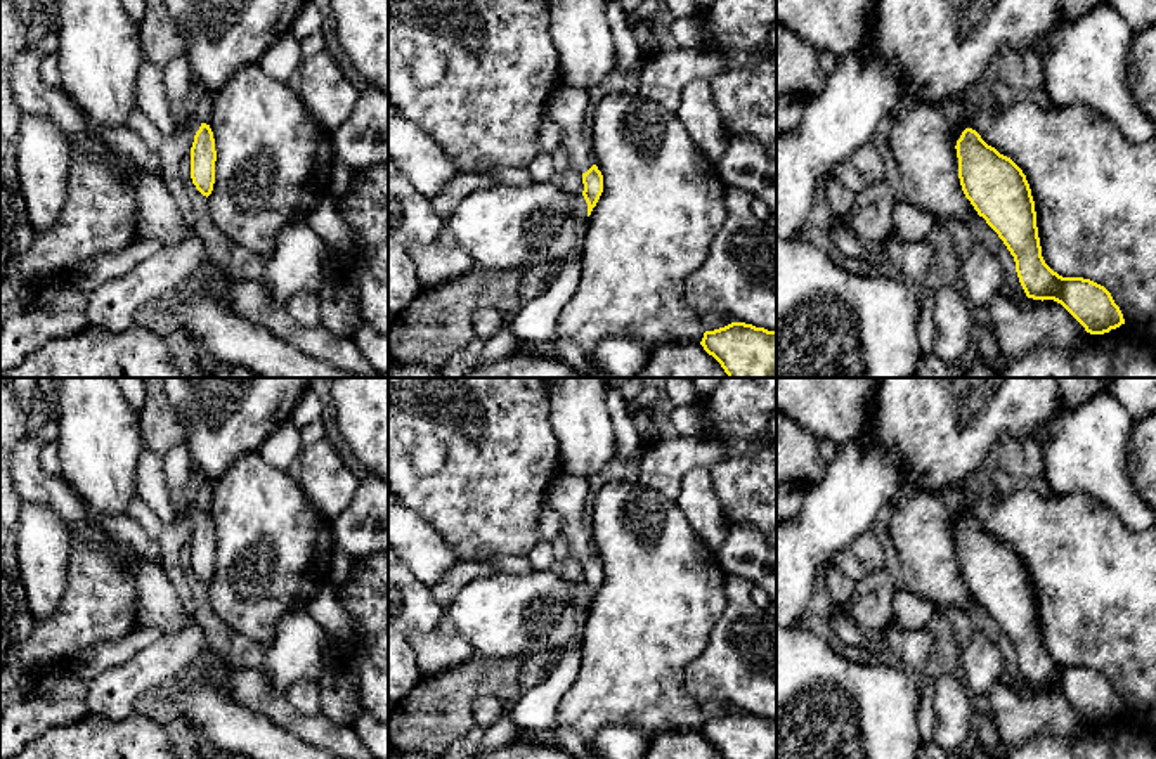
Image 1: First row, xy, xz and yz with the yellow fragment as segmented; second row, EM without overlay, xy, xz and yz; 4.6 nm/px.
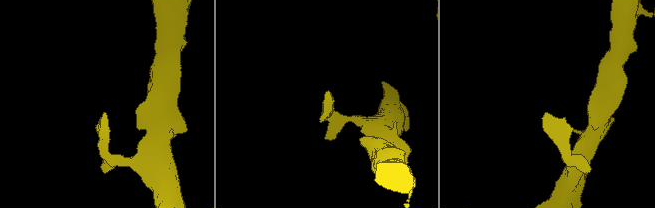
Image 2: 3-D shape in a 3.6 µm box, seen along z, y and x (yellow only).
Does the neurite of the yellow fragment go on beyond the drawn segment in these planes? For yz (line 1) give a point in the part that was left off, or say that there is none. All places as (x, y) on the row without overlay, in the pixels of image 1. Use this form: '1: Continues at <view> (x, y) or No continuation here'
1: No continuation here

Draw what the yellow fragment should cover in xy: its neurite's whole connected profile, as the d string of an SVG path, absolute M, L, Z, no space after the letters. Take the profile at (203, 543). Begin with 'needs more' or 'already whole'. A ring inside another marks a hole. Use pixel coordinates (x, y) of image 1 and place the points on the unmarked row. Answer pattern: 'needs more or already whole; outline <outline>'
needs more; outline M187 506L180 515L187 515L194 523L191 535L191 567L203 584L210 584L215 572L215 527L210 513Z

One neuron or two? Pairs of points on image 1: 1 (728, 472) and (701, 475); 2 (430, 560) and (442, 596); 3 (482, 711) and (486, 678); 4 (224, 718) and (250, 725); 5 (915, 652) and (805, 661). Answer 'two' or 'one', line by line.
1: two
2: two
3: two
4: one
5: two

